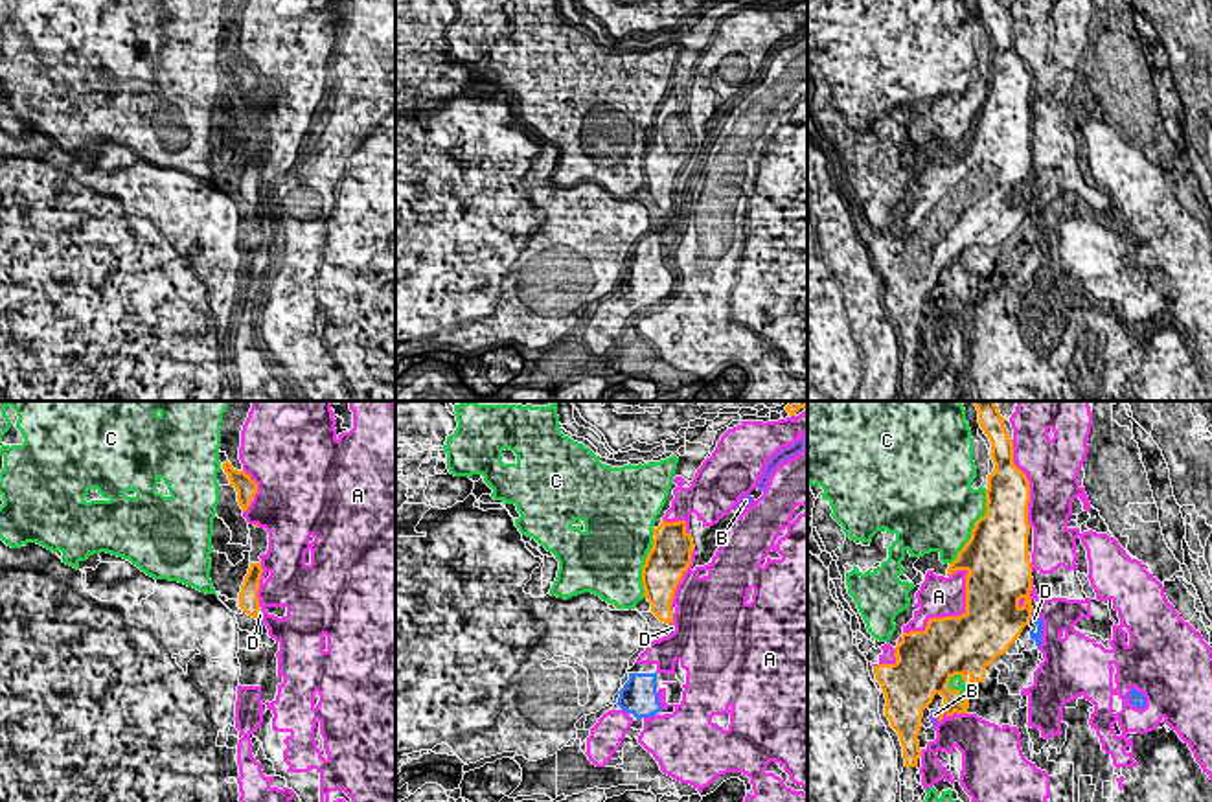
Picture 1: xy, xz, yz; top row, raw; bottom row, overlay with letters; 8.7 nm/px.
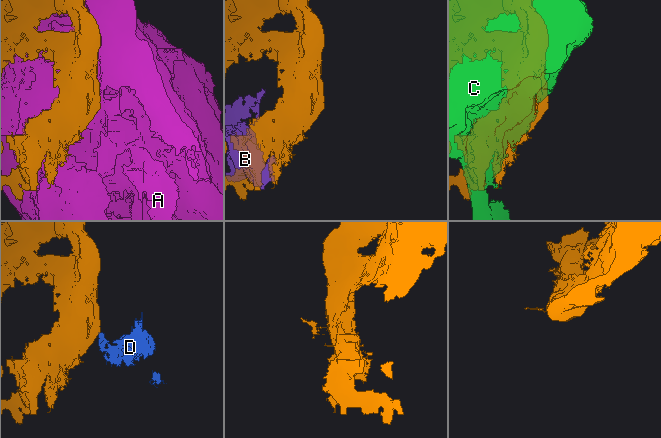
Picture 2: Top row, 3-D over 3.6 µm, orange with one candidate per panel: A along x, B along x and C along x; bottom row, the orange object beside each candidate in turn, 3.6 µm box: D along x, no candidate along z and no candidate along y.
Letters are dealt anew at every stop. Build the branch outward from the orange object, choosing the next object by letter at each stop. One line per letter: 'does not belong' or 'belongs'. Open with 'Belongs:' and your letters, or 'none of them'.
Belongs: none of them
A: does not belong
B: does not belong
C: does not belong
D: does not belong

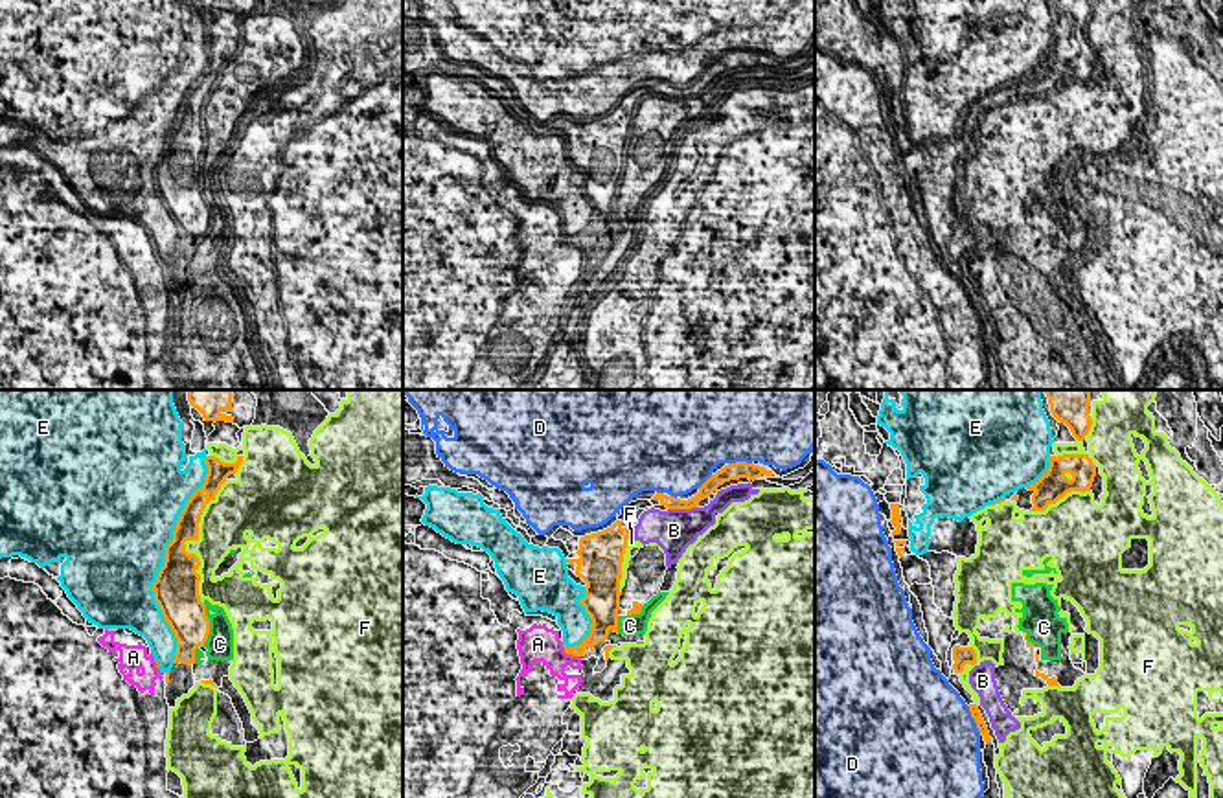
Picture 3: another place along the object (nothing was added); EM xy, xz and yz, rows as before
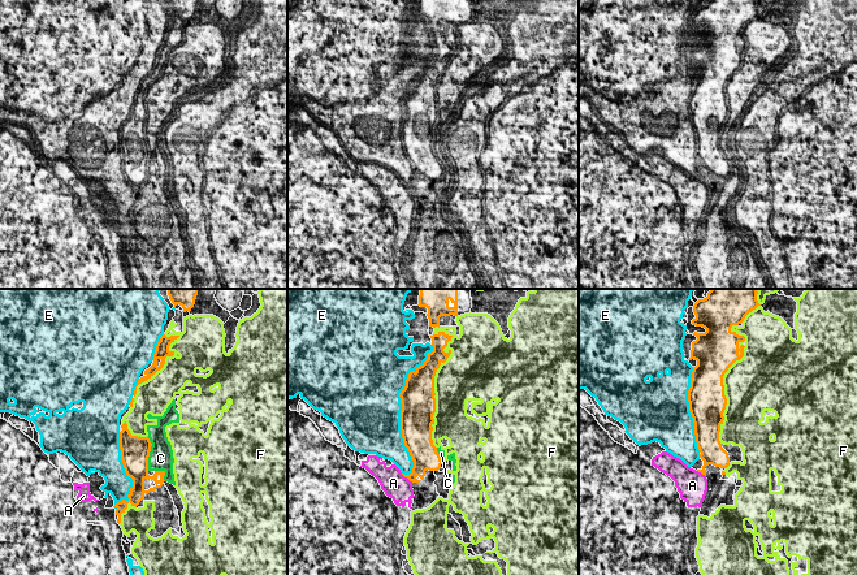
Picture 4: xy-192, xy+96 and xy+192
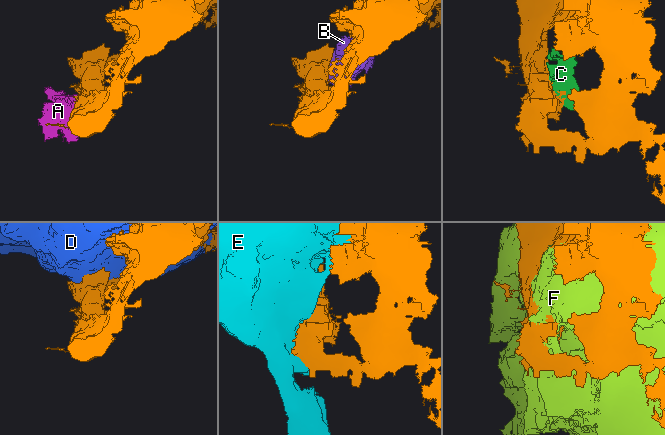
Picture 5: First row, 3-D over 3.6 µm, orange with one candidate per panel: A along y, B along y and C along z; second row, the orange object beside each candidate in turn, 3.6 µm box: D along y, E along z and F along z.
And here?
Belongs: C
A: does not belong
B: does not belong
C: belongs
D: does not belong
E: does not belong
F: does not belong

